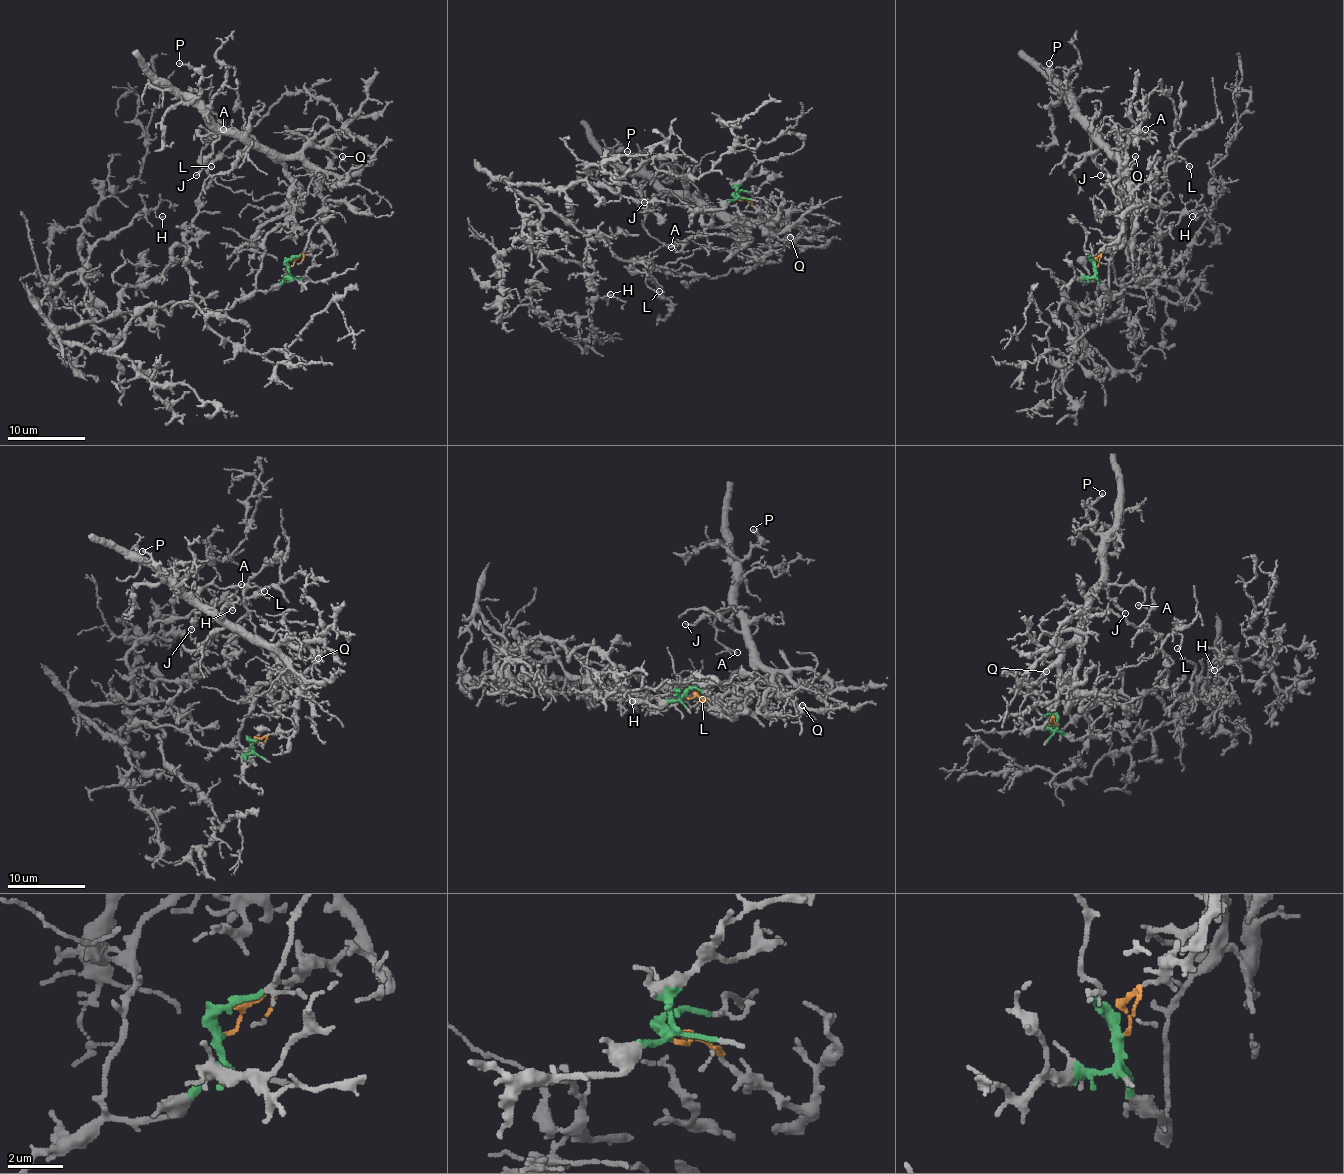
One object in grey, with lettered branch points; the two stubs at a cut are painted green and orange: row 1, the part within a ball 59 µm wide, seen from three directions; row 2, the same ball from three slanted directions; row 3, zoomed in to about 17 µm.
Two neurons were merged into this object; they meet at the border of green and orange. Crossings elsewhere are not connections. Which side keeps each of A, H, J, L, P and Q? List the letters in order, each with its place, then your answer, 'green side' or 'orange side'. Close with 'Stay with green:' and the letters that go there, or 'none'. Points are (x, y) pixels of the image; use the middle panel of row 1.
A: at (671, 247); orange side
H: at (610, 294); green side
J: at (644, 202); orange side
L: at (659, 291); green side
P: at (627, 151); orange side
Q: at (790, 237); orange side
Stay with green: H, L

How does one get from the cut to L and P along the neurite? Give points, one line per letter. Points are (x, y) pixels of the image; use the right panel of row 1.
L: (1095, 267), (1107, 290), (1077, 320), (1087, 351), (1081, 327), (1156, 267), (1165, 171), (1189, 167)
P: (1097, 267), (1097, 259), (1118, 237), (1122, 212), (1132, 202), (1130, 185), (1116, 159), (1052, 85), (1050, 63)

